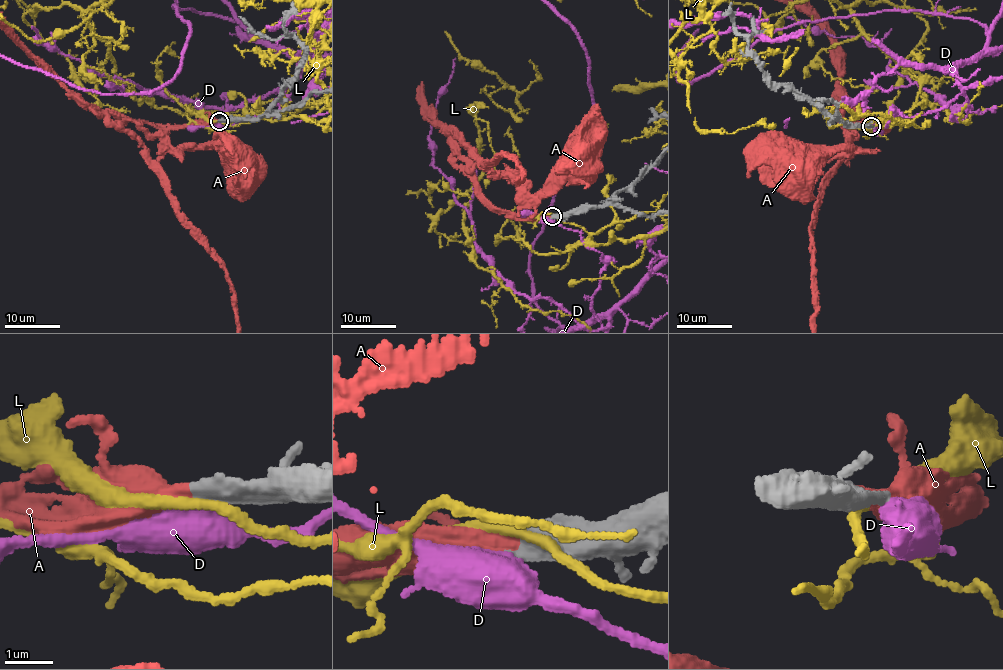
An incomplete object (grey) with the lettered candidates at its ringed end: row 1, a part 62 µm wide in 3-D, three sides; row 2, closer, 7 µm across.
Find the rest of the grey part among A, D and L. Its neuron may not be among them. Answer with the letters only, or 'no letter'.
A

